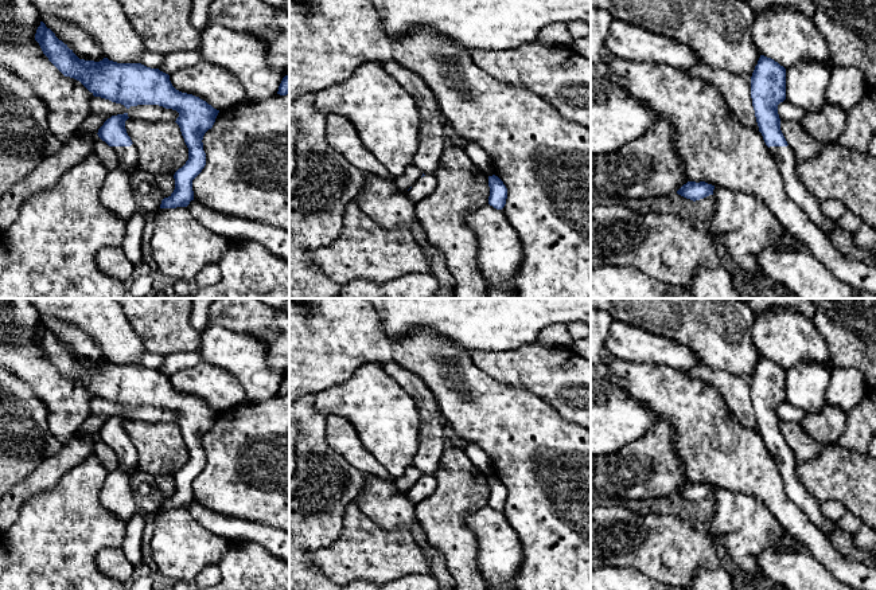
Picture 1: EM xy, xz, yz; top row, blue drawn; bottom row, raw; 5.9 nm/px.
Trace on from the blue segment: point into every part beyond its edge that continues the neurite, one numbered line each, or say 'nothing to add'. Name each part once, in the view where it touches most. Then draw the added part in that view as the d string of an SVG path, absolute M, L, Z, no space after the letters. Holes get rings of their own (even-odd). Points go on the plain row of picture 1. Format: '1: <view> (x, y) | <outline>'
1: xy (128, 457) | M132 445L131 448L113 448L118 458L118 469L128 469L131 476L137 470L137 460L139 454L136 448Z

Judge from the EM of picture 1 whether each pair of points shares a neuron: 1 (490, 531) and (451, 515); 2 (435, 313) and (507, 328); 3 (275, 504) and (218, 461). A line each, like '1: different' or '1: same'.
1: different
2: same
3: same

